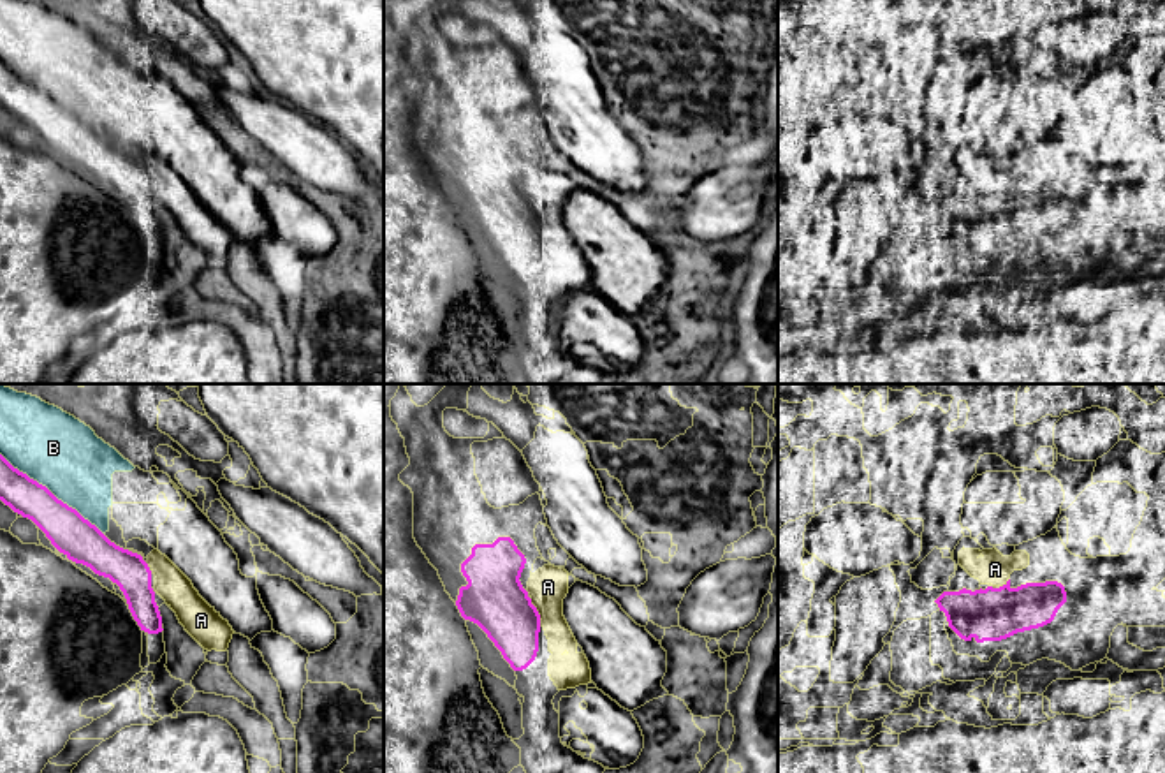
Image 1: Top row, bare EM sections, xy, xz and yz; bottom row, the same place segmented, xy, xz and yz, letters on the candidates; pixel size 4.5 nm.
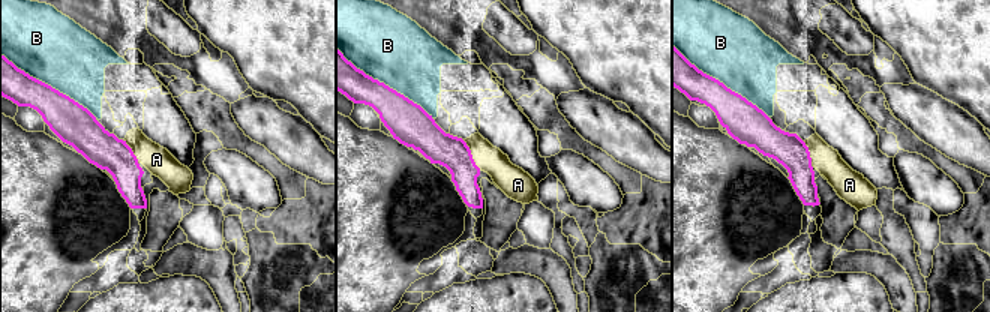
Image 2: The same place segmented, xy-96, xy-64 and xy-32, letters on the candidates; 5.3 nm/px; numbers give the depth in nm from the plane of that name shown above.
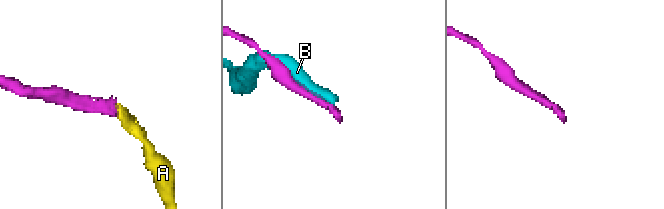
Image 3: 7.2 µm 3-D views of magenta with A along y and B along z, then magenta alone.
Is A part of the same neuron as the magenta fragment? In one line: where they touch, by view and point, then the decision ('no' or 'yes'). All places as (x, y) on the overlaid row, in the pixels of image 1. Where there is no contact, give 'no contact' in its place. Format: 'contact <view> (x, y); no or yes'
contact xz (535, 610); yes

